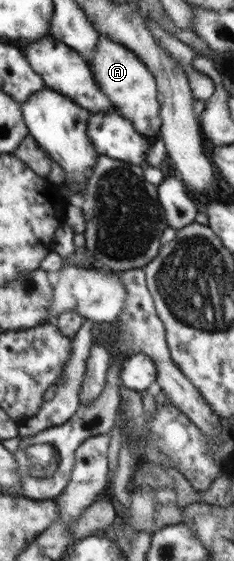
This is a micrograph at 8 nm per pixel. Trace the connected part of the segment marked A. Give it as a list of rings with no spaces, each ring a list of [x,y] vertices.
[[[98,33],[96,49],[88,60],[95,81],[118,113],[127,118],[140,134],[152,141],[158,139],[162,123],[155,76],[148,70],[146,63],[127,46],[107,37],[106,33]]]

